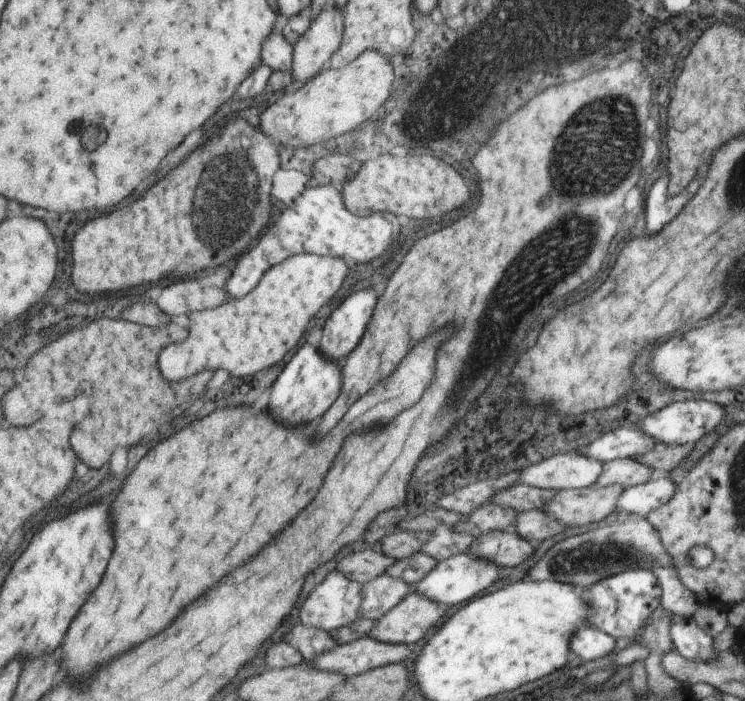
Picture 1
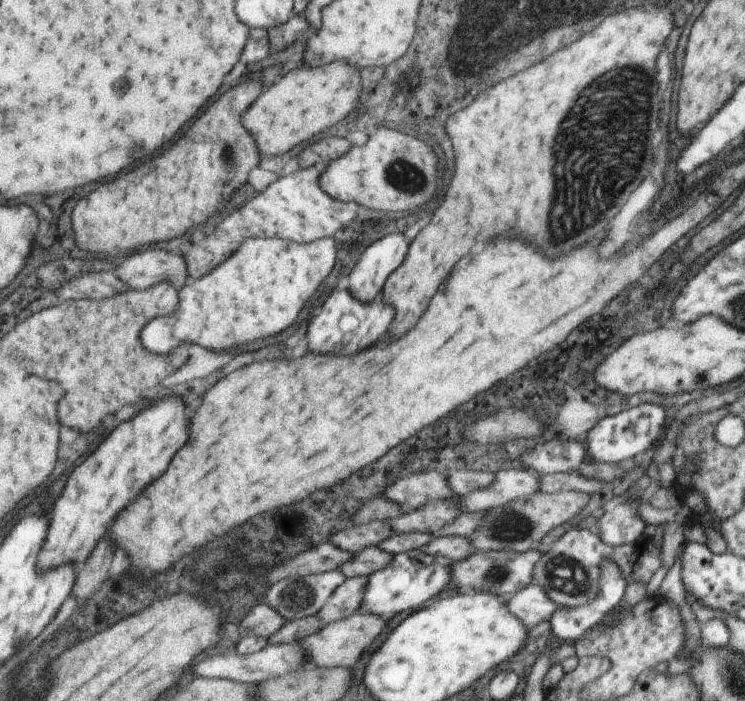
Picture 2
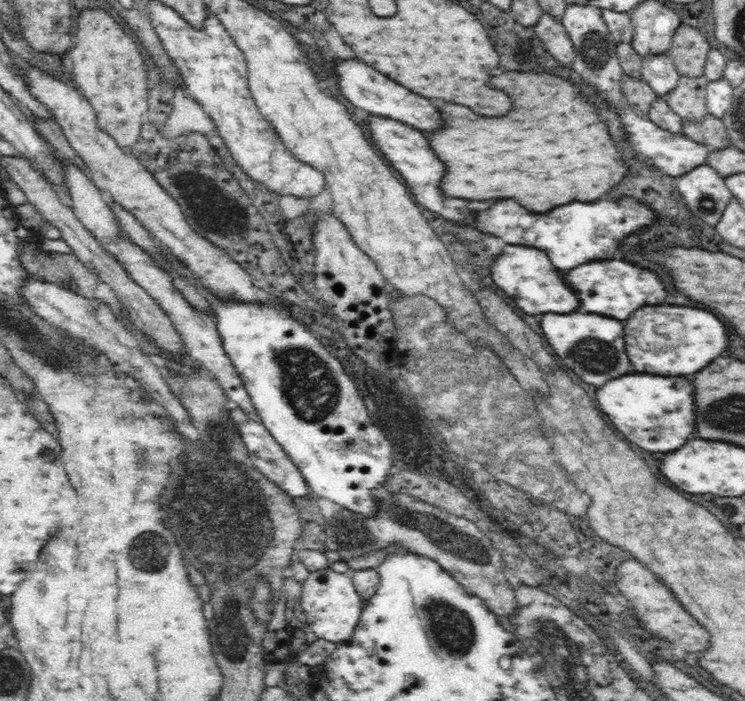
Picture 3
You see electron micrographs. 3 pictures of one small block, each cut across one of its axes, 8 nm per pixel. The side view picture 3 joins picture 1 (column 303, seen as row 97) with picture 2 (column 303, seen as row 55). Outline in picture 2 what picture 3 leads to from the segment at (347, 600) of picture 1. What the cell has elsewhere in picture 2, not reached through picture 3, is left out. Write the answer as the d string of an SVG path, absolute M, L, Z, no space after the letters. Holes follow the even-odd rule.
M339 570L284 578L269 587L265 602L286 621L302 620L317 615L332 592L345 580L346 576Z

